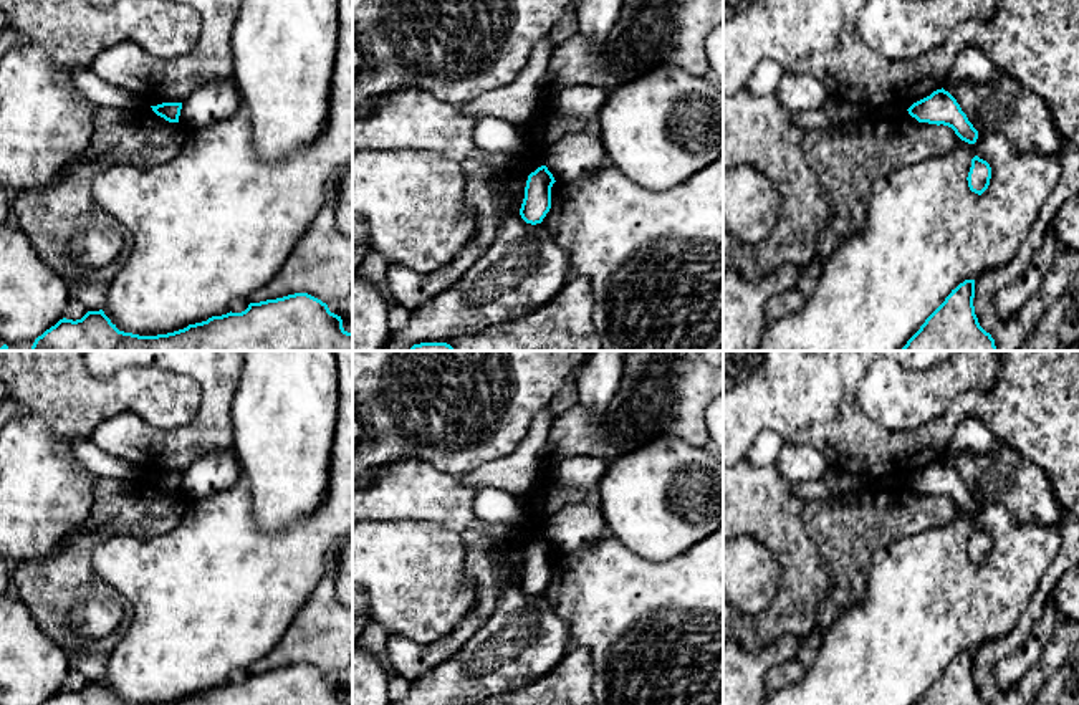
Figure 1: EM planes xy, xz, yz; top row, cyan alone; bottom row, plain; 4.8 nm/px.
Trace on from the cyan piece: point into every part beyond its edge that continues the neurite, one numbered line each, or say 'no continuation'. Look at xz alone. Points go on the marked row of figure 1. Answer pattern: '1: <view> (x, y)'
no continuation

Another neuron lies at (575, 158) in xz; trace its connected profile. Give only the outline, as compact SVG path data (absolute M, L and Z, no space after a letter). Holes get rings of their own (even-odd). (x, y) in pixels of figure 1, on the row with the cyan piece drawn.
M584 131L551 142L544 157L544 165L559 184L586 180L607 164L601 137Z

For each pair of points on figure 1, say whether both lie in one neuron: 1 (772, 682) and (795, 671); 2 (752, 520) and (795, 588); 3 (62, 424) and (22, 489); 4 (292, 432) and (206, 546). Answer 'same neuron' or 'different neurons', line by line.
1: same neuron
2: same neuron
3: same neuron
4: different neurons

